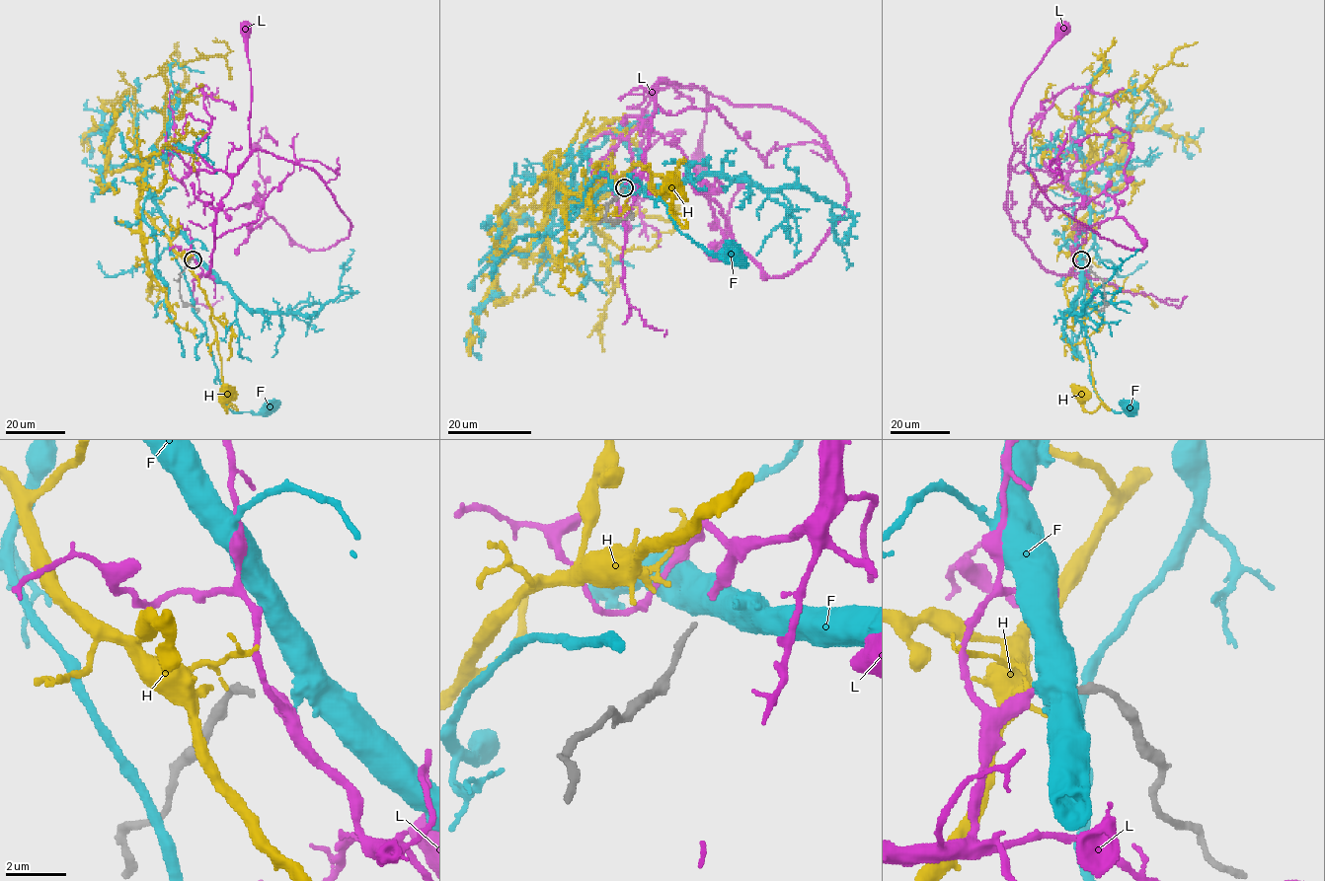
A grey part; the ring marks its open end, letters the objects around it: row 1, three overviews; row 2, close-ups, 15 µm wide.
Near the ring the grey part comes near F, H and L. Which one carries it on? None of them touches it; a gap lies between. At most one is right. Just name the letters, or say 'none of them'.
L

